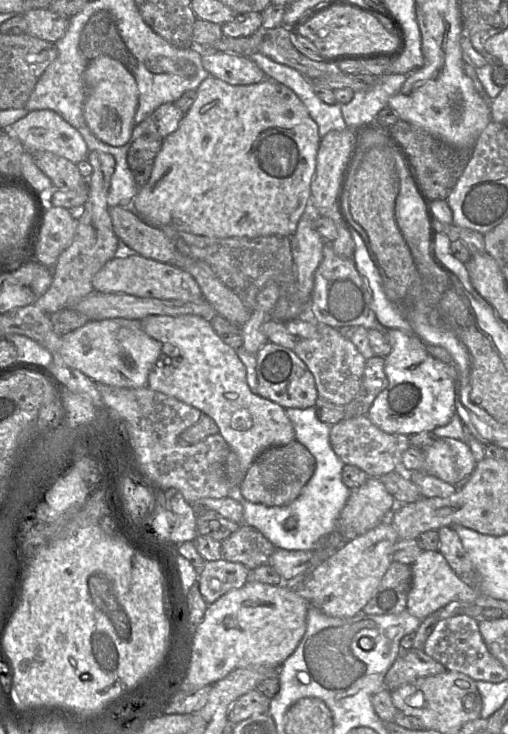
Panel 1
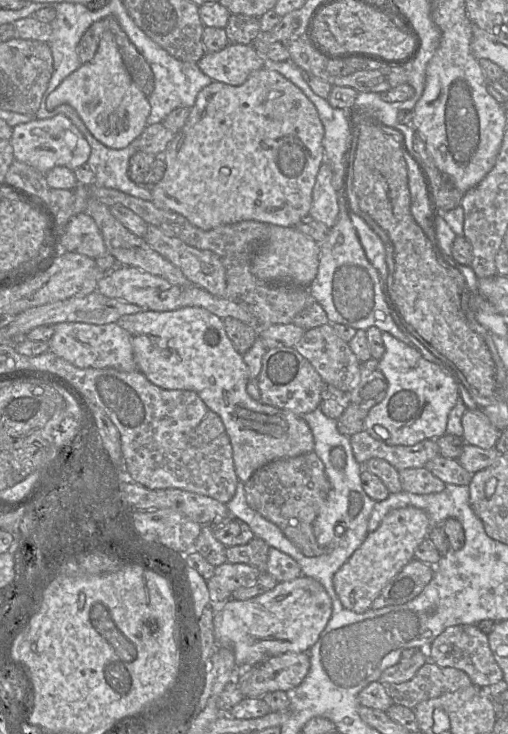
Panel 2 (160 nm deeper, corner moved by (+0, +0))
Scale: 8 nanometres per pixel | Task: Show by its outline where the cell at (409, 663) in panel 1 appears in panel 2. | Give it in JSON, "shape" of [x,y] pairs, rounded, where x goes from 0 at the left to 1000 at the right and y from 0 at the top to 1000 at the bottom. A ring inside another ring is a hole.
{"shape":[[[848,899],[841,901],[817,918],[817,921],[795,931],[760,933],[762,944],[776,959],[791,960],[807,966],[833,955],[860,951],[876,944],[896,943],[929,932],[923,921],[909,913],[890,909],[866,909]]]}

